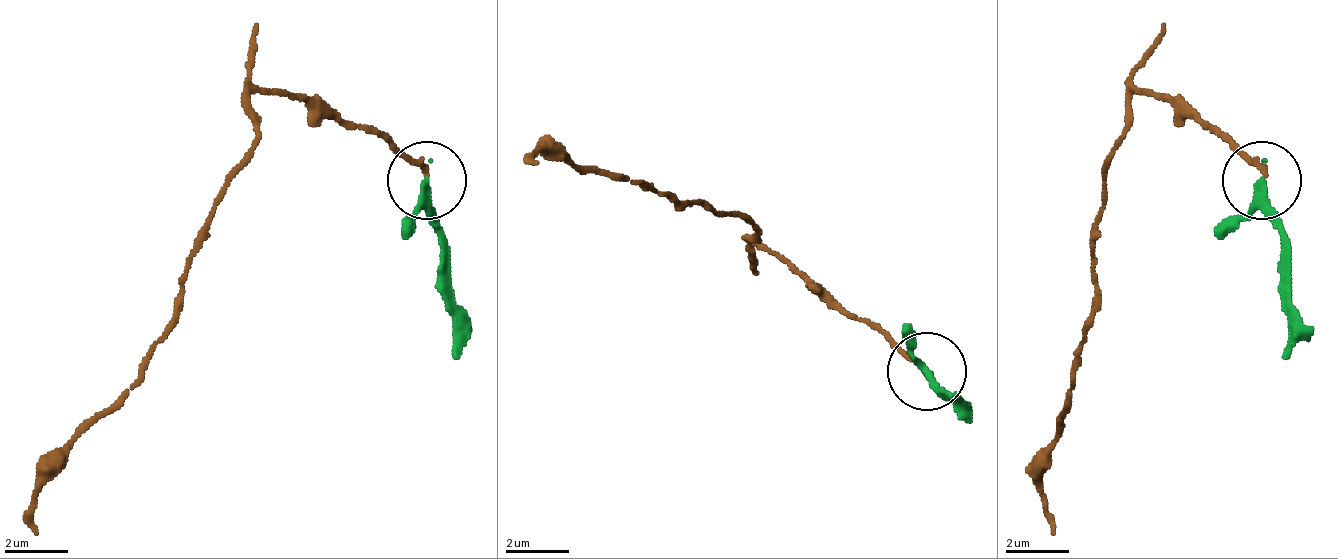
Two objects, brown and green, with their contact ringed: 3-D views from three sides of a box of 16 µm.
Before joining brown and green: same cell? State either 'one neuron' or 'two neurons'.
two neurons

